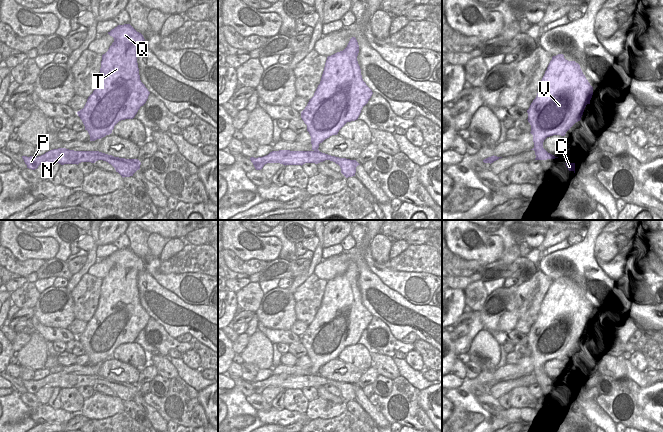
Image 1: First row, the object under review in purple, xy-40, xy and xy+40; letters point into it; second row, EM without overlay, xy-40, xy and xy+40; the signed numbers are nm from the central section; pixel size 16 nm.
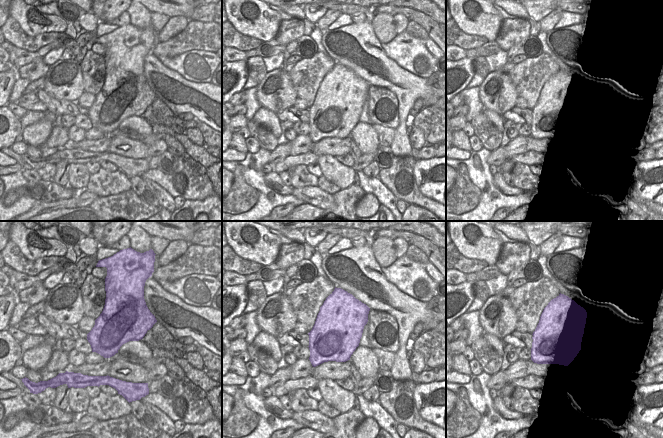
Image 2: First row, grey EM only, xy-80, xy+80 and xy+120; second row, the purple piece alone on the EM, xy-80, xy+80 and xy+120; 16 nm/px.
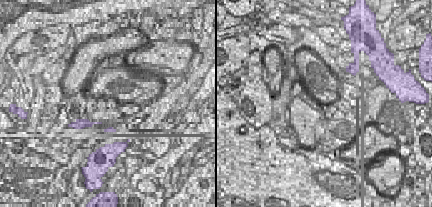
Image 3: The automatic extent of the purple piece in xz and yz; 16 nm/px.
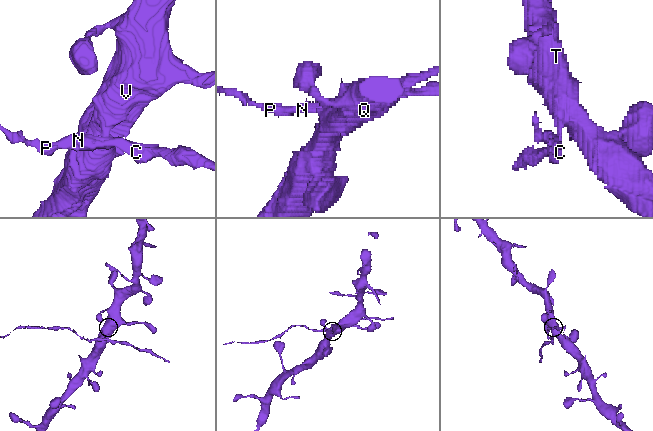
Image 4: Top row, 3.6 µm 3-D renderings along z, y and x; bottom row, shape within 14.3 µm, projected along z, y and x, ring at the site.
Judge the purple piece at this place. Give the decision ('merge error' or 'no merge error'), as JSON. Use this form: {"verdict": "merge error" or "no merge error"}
{"verdict": "merge error"}

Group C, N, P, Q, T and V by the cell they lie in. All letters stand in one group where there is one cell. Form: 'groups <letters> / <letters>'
groups C N P / Q T V

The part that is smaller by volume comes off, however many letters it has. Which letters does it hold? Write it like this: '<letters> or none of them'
C, N, P

